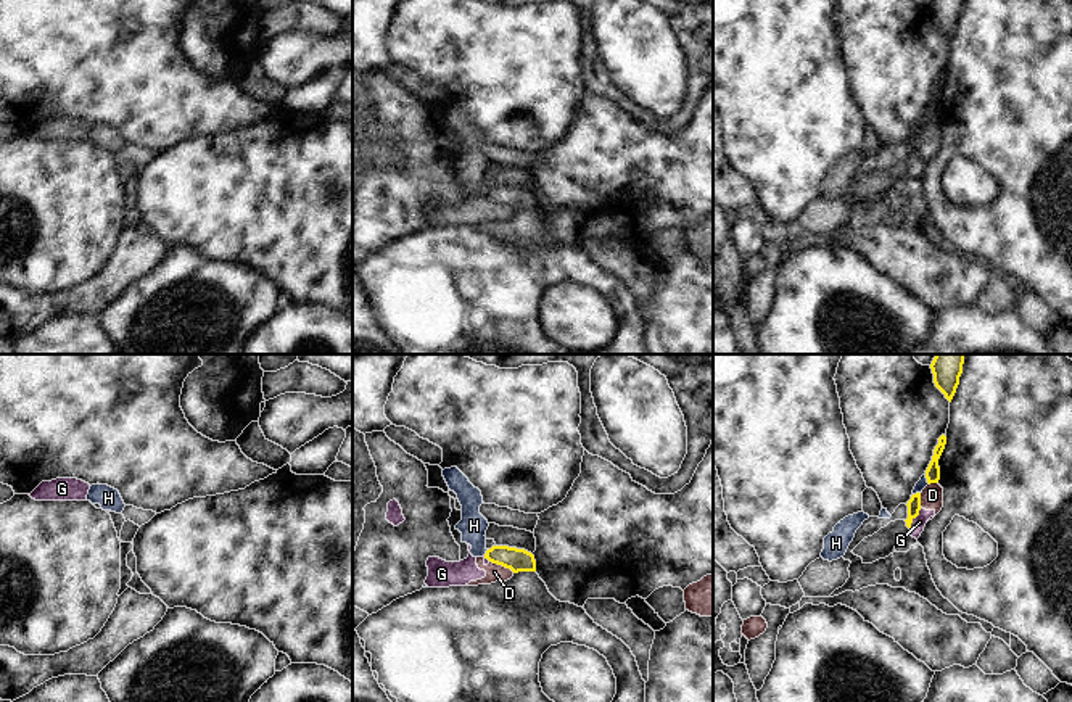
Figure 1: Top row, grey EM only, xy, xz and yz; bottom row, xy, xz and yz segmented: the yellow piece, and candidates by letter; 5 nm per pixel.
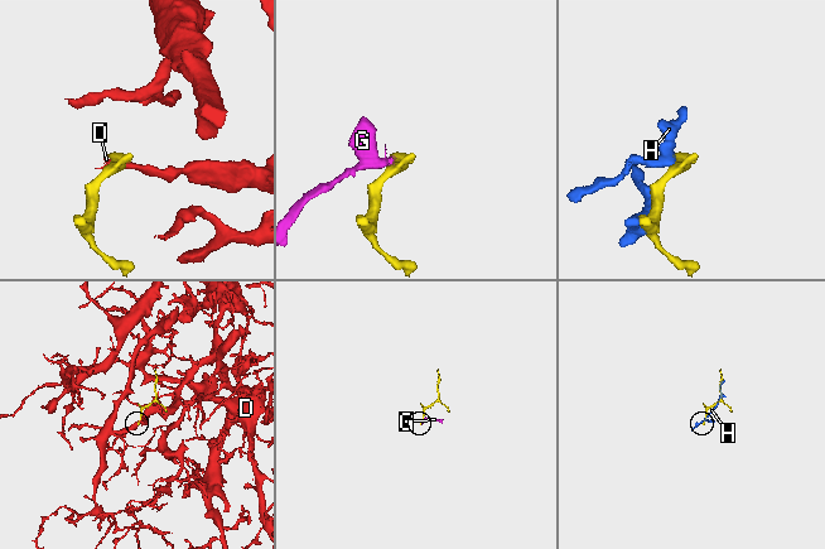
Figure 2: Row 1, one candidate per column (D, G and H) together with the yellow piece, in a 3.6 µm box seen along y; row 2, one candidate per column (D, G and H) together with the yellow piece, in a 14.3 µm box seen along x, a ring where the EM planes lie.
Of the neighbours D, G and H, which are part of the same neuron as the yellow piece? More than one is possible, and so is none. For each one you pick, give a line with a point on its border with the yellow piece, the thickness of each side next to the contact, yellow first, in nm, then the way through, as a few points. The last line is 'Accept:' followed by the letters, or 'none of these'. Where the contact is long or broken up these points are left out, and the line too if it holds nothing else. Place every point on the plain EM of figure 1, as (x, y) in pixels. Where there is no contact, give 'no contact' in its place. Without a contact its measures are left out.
Accept: none of these

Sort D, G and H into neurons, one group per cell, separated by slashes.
D G / H

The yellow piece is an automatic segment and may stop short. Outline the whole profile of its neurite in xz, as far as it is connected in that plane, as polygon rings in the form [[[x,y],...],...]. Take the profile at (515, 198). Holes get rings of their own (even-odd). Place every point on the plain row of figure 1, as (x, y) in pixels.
[[[493,185],[486,190],[484,198],[493,203],[518,211],[536,211],[534,195],[525,188],[509,185]]]

